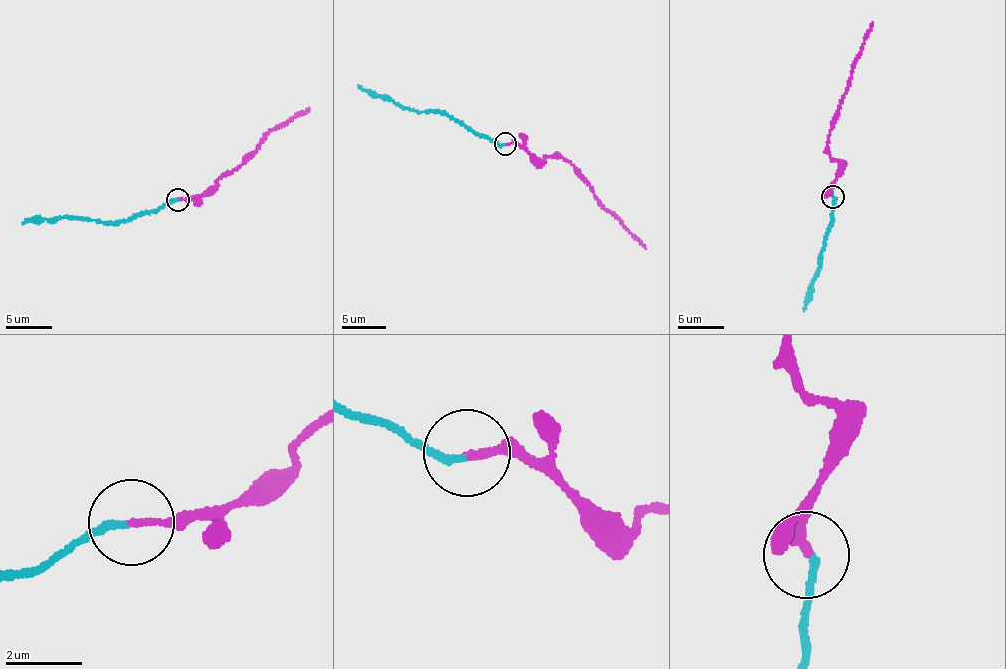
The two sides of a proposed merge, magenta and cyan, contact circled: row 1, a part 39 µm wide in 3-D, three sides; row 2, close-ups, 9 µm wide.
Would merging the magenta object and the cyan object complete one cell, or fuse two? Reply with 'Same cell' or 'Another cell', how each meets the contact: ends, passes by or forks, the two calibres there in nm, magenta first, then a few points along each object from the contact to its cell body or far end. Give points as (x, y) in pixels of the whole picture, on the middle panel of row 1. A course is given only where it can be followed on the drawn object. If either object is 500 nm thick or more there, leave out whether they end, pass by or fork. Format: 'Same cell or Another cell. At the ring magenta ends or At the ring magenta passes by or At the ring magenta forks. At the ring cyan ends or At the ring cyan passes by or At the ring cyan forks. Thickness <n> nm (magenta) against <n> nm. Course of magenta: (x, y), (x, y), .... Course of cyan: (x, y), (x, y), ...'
Same cell. At the ring magenta ends. At the ring cyan ends. Thickness 200 nm (magenta) against 190 nm. Course of magenta: (504, 144), (517, 142), (538, 158), (555, 156), (569, 162), (601, 203), (645, 248). Course of cyan: (504, 144), (495, 145), (445, 114), (417, 112), (396, 105), (390, 99), (371, 96), (358, 85)

